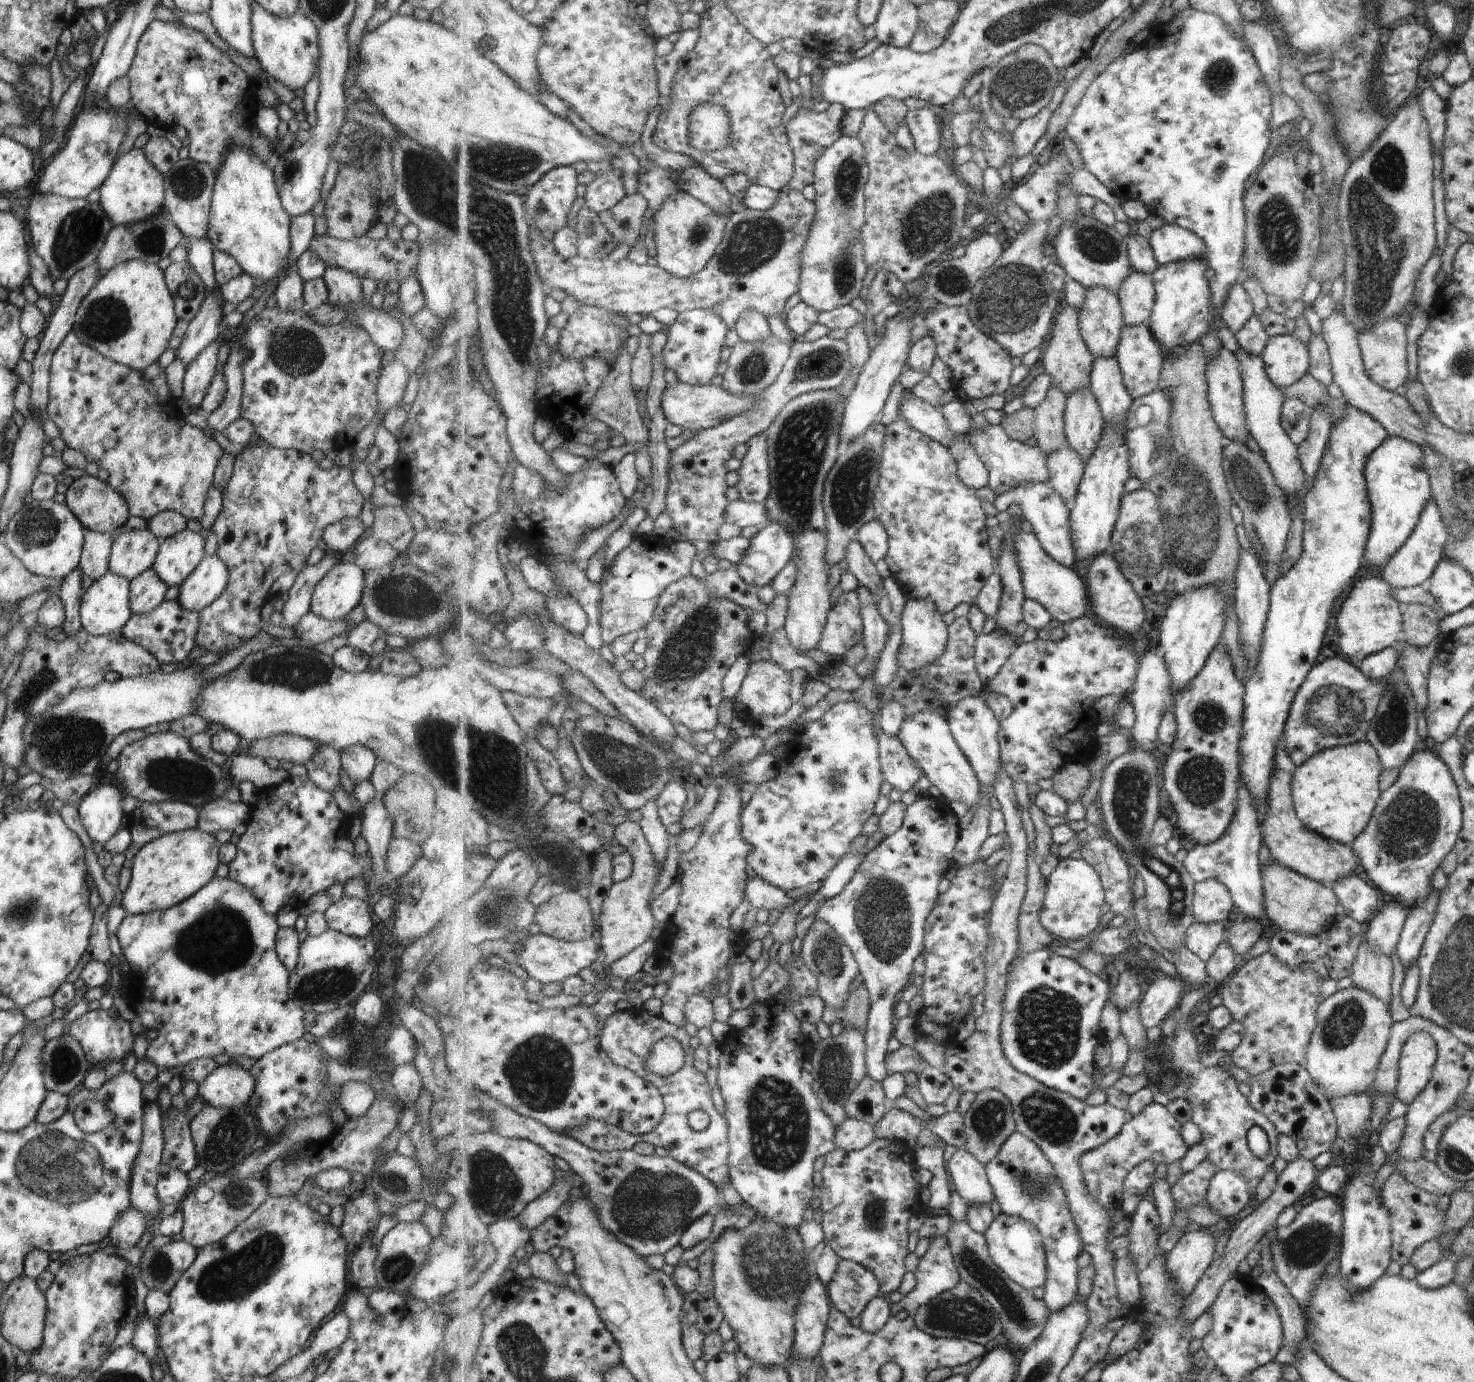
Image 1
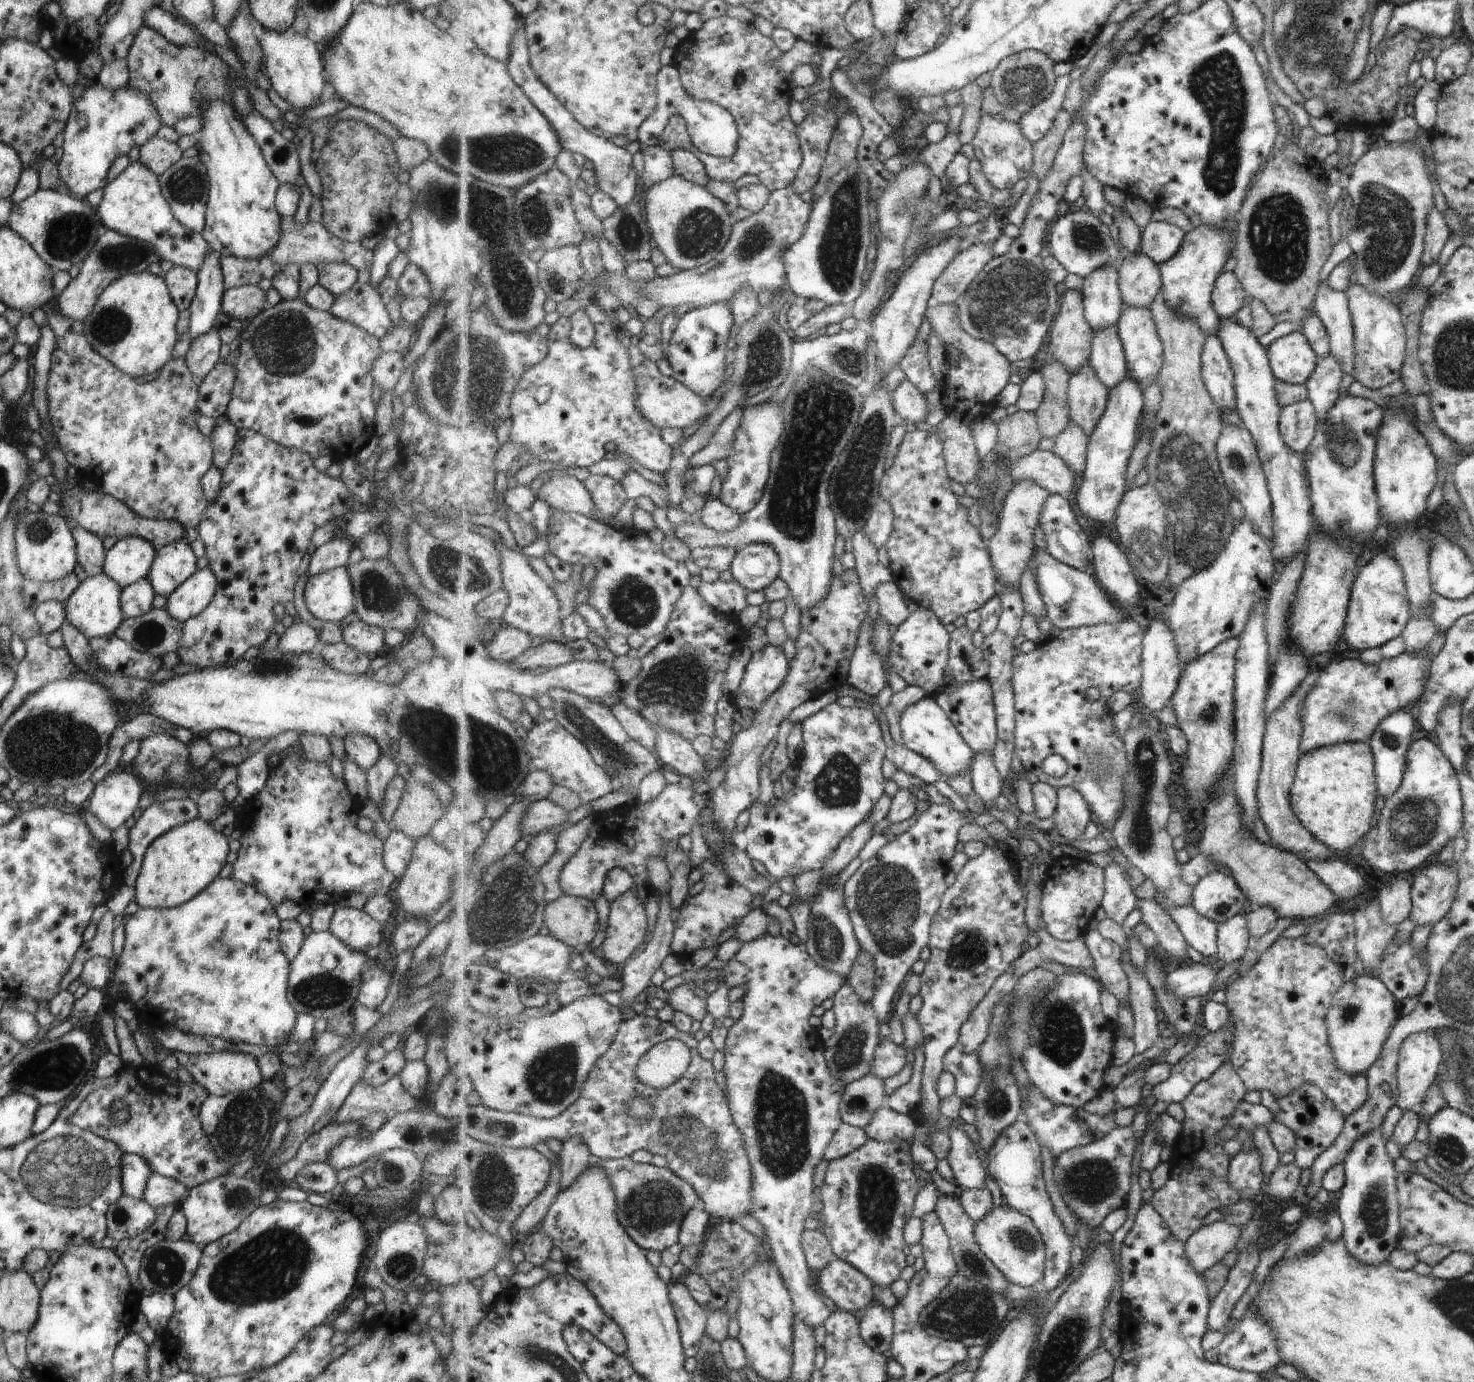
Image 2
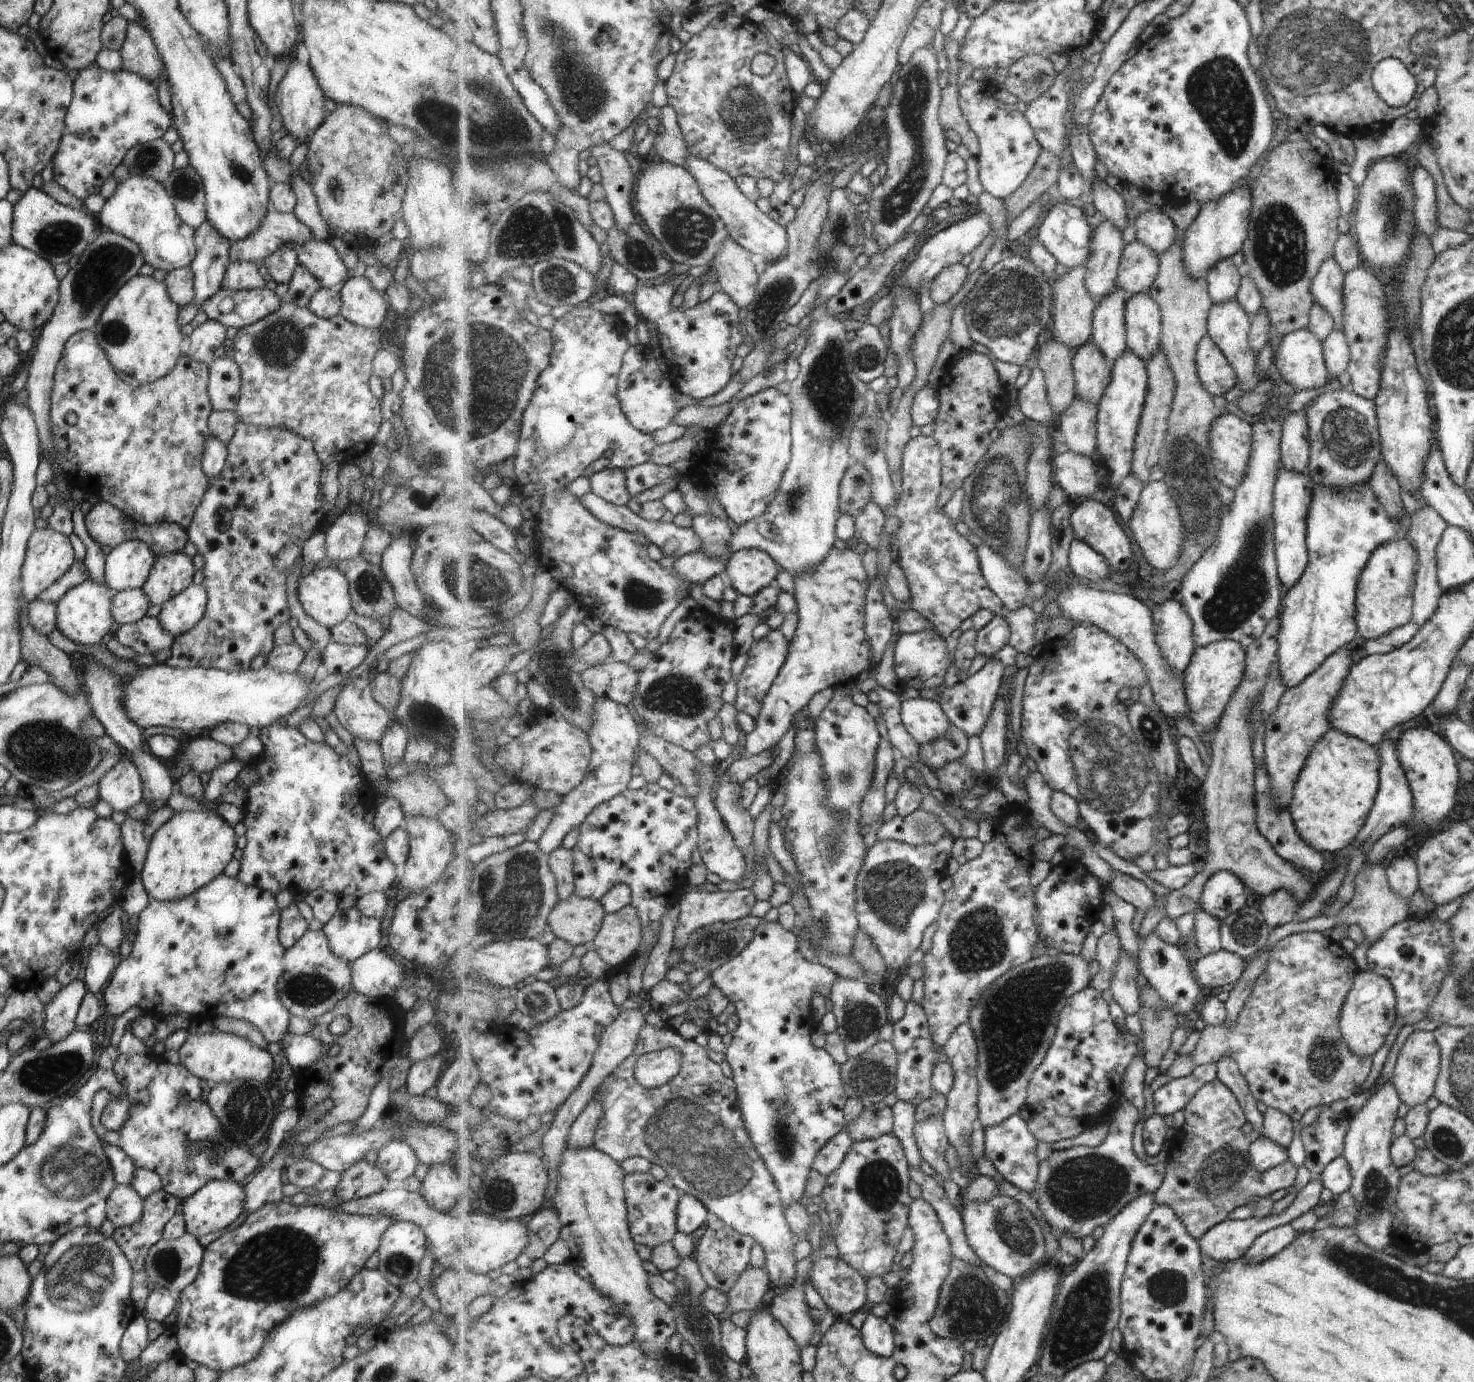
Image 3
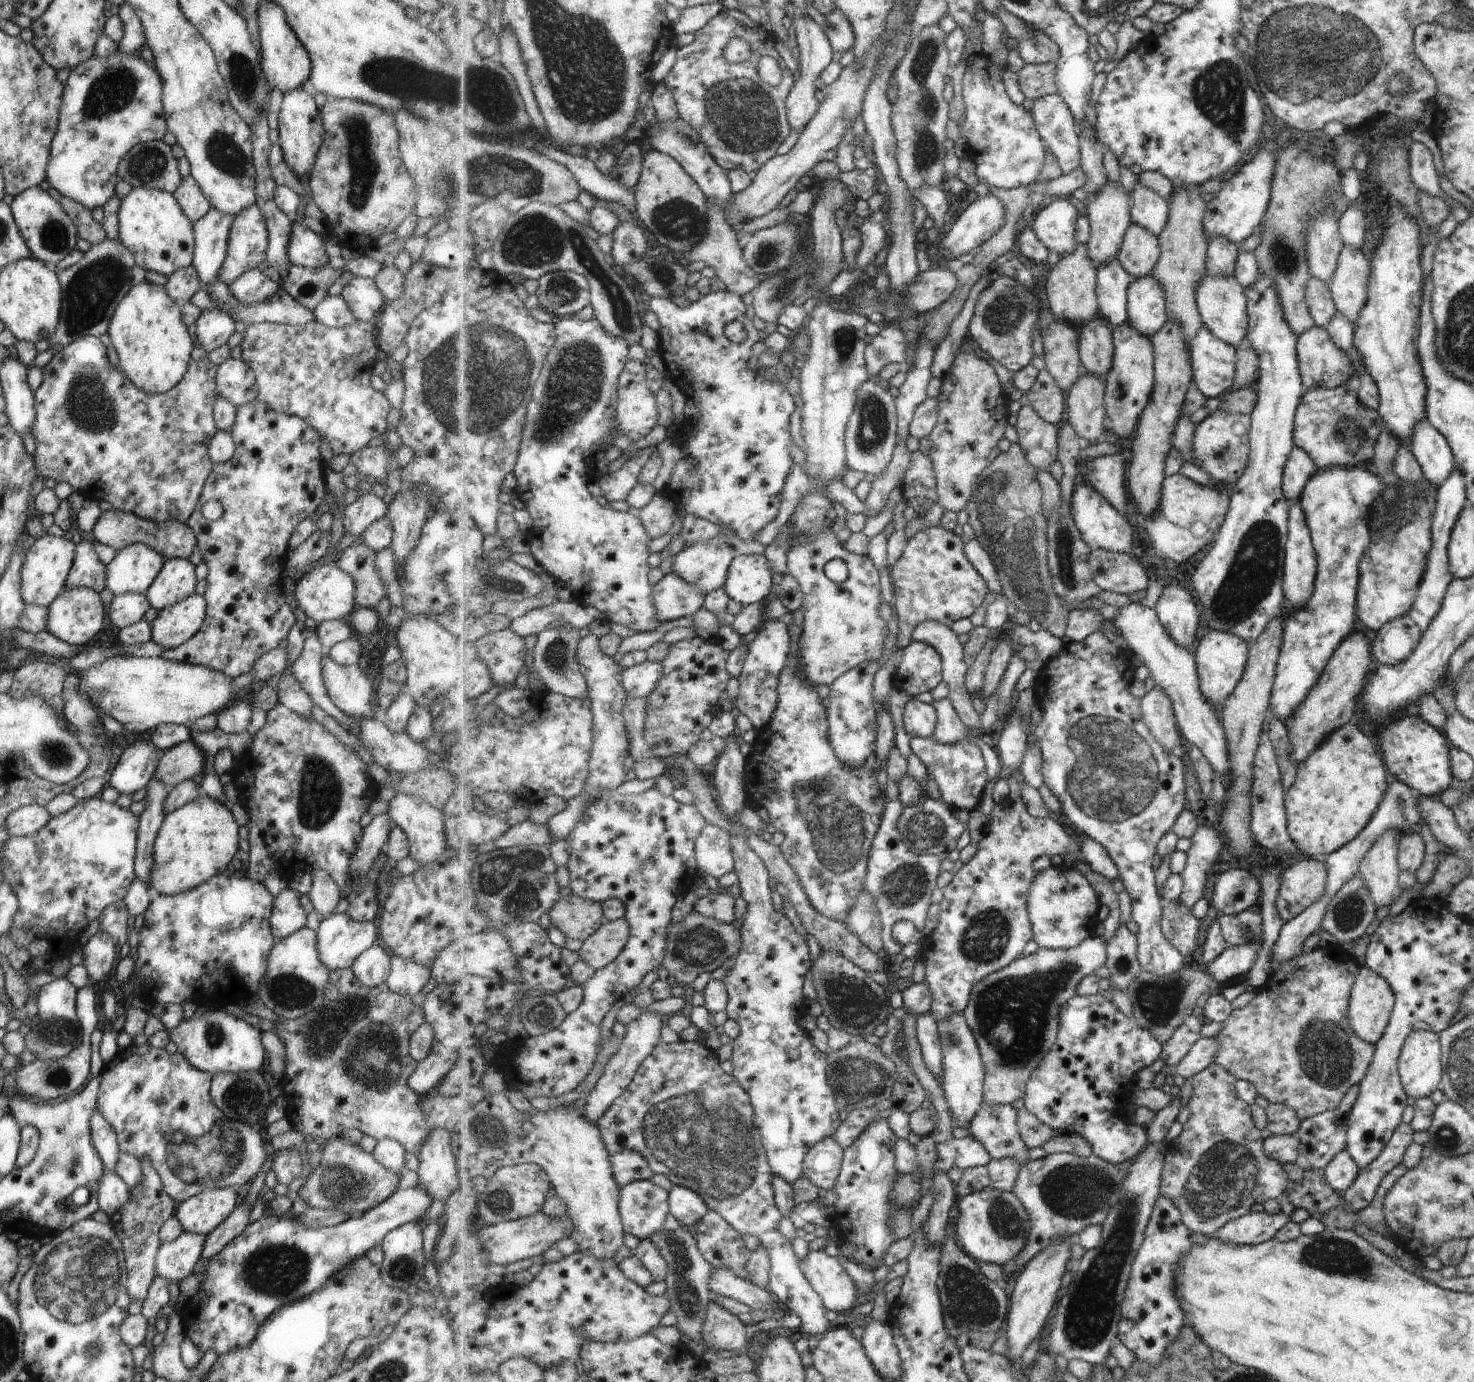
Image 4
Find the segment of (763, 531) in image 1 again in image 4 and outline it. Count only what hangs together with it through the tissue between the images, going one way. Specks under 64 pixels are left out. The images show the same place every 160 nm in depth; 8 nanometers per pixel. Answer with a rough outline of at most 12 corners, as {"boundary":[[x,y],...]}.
{"boundary":[[737,555],[724,589],[742,606],[775,592],[764,555]]}

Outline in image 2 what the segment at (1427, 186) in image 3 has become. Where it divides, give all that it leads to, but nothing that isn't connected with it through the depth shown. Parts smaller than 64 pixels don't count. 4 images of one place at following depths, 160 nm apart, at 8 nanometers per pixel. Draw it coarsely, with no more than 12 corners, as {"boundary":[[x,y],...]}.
{"boundary":[[1433,208],[1426,216],[1421,267],[1435,262],[1450,230]]}

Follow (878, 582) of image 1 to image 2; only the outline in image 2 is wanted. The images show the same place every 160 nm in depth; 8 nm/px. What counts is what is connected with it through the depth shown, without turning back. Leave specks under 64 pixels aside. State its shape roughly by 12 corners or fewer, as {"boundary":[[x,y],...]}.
{"boundary":[[897,583],[876,588],[879,612],[892,629],[913,614]]}

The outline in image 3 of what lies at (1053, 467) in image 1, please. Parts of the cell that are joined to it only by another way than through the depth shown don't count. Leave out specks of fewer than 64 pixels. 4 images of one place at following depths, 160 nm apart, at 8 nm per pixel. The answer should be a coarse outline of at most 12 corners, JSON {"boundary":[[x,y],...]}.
{"boundary":[[1076,397],[1058,423],[1069,450],[1097,454],[1098,406]]}

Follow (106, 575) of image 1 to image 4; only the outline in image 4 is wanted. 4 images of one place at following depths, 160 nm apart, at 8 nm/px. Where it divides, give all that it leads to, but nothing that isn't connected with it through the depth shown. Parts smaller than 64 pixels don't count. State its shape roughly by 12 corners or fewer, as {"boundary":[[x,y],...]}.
{"boundary":[[89,587],[62,590],[44,631],[68,645],[100,638],[106,608]]}

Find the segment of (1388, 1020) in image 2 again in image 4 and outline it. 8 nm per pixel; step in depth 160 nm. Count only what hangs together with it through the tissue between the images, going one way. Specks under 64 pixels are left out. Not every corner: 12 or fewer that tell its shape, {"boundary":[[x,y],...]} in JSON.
{"boundary":[[1359,965],[1348,996],[1350,1029],[1374,1045],[1393,1003],[1385,980]]}

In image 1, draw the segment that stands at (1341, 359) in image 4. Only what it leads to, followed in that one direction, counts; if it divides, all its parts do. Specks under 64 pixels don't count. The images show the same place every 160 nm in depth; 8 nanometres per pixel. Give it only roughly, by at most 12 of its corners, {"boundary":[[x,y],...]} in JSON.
{"boundary":[[1291,335],[1269,337],[1260,354],[1278,389],[1305,376],[1305,346]]}

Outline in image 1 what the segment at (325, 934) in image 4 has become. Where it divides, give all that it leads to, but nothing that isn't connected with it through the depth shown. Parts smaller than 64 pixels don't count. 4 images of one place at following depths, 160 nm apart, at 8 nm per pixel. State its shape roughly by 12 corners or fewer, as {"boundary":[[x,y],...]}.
{"boundary":[[342,895],[322,912],[329,929],[370,938],[370,903]]}

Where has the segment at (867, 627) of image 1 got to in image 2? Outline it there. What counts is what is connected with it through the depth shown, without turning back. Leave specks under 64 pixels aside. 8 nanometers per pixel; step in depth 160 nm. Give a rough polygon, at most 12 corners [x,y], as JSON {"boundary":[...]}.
{"boundary":[[860,528],[852,536],[855,569],[869,597],[893,583],[881,565],[877,545]]}

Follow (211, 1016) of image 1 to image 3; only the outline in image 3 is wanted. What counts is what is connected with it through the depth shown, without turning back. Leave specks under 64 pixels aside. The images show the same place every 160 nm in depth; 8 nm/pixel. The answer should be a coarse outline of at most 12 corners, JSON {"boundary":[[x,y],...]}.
{"boundary":[[223,873],[149,900],[103,1010],[157,1023],[290,1014],[280,908]]}

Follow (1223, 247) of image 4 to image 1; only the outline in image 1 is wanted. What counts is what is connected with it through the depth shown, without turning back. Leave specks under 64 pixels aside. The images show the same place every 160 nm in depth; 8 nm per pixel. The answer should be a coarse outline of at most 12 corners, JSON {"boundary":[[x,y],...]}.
{"boundary":[[1242,283],[1228,292],[1222,320],[1236,334],[1253,314]]}

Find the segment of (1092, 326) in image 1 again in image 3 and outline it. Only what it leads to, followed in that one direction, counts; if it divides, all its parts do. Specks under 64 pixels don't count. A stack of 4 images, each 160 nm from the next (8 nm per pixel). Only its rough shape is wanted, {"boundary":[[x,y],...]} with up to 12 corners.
{"boundary":[[1095,227],[1086,284],[1098,304],[1116,290],[1121,229]]}

